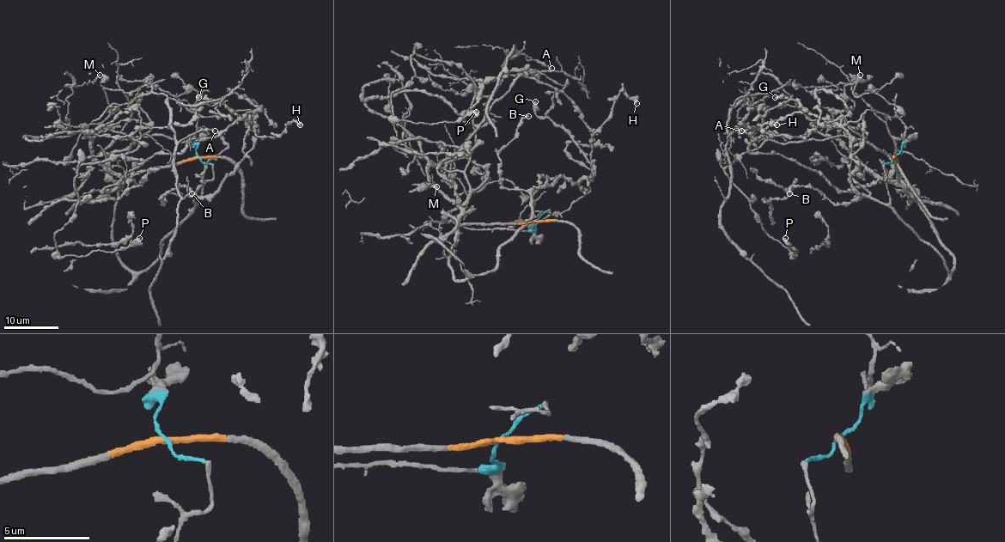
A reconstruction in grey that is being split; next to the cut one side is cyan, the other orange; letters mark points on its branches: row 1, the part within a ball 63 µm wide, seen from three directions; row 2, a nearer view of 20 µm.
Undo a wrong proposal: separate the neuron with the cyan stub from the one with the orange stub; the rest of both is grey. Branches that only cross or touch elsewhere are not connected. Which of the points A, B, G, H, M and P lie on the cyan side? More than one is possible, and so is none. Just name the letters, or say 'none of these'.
B, G, H

